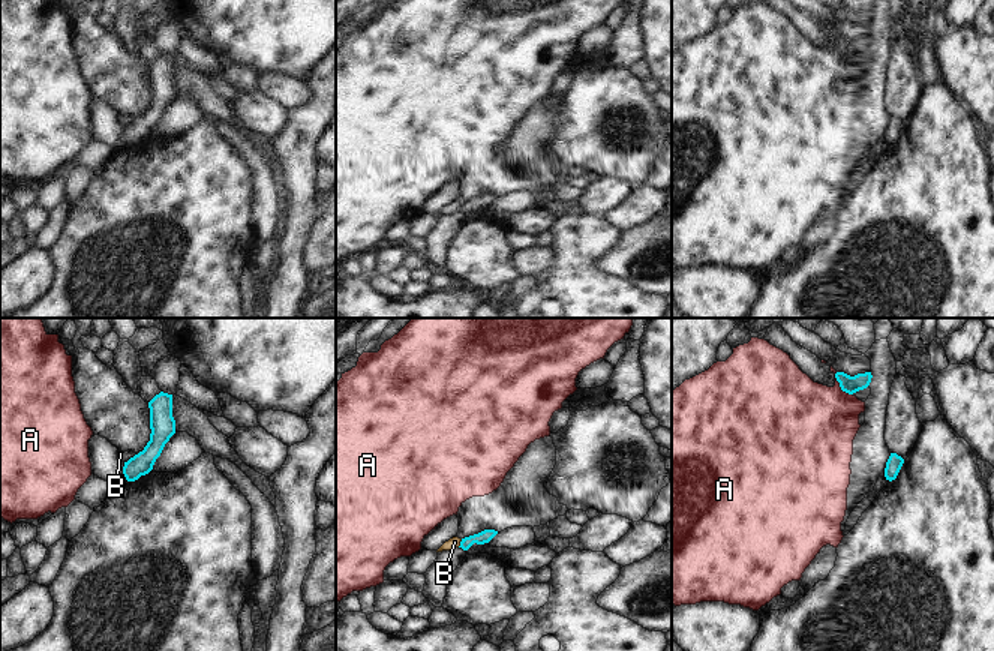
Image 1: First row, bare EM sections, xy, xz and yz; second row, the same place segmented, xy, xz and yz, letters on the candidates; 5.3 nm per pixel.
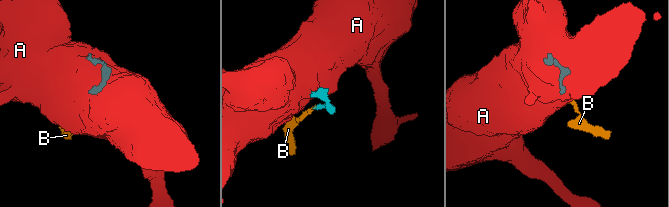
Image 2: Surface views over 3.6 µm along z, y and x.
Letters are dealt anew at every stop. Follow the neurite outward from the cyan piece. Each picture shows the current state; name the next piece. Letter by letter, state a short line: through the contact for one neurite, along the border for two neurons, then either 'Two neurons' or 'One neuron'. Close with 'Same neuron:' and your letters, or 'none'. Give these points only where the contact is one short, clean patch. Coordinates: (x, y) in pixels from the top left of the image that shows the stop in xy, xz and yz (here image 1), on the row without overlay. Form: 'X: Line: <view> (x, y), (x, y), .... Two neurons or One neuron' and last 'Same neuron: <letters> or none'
A: Line: yz (835, 41), (840, 51), (852, 59). Two neurons
B: Line: xz (462, 203), (458, 210). Two neurons
Same neuron: none.

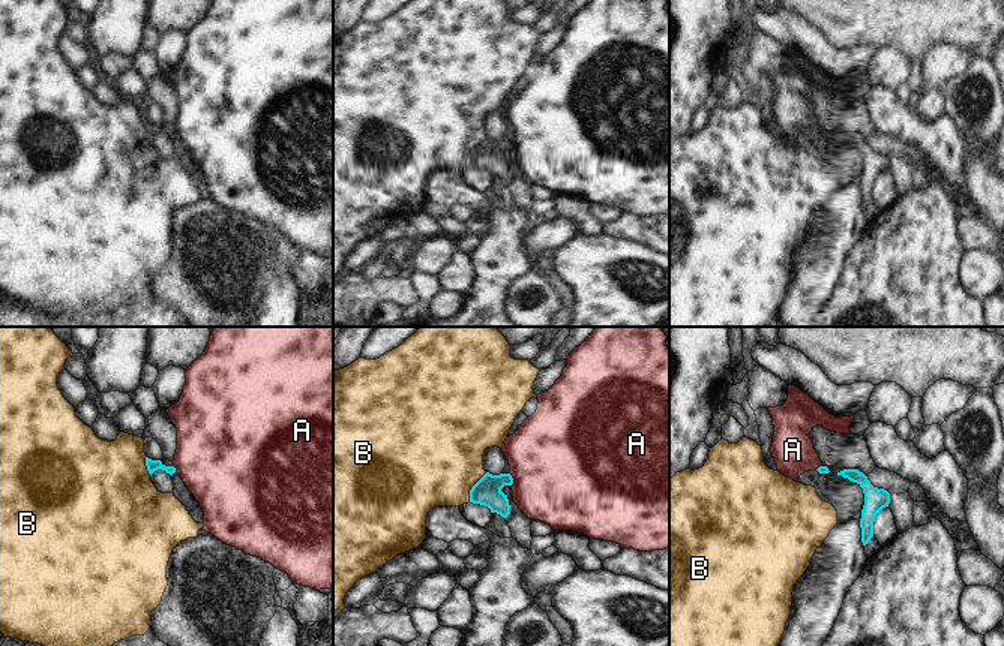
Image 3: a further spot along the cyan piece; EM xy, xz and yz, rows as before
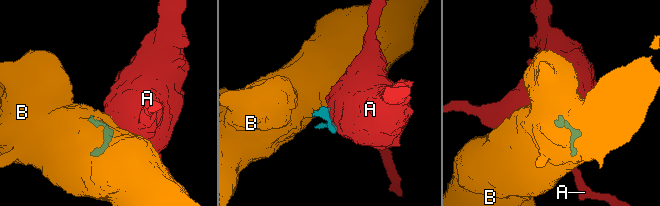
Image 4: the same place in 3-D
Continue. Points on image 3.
A: Line: xz (509, 138), (512, 149). Two neurons
B: Line: xz (486, 137), (471, 152), (468, 165). Two neurons
Same neuron: none.

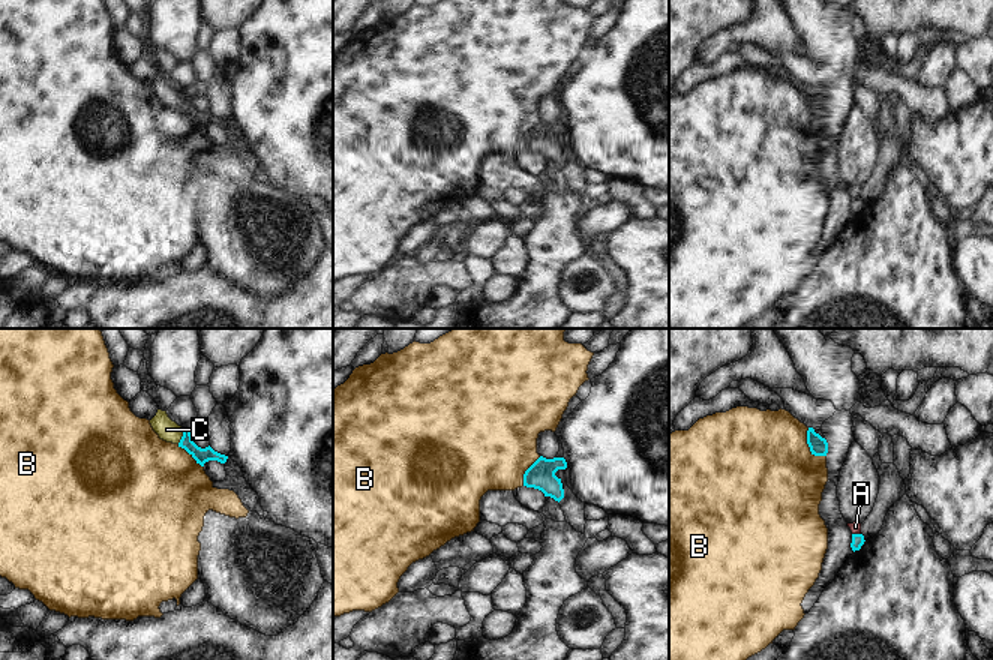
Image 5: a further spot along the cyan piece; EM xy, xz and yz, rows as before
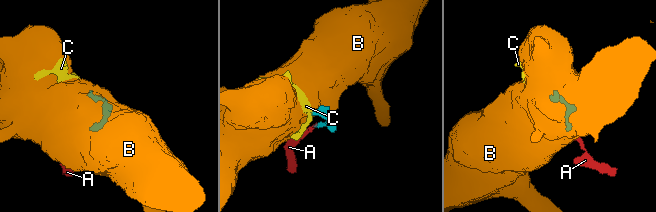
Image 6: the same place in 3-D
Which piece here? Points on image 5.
A: Line: yz (852, 197), (860, 198). Two neurons
B: Line: yz (807, 92), (809, 113), (815, 119), (825, 120). Two neurons
C: Line: xy (200, 119), (183, 99), (167, 93). One neuron
Same neuron: C.

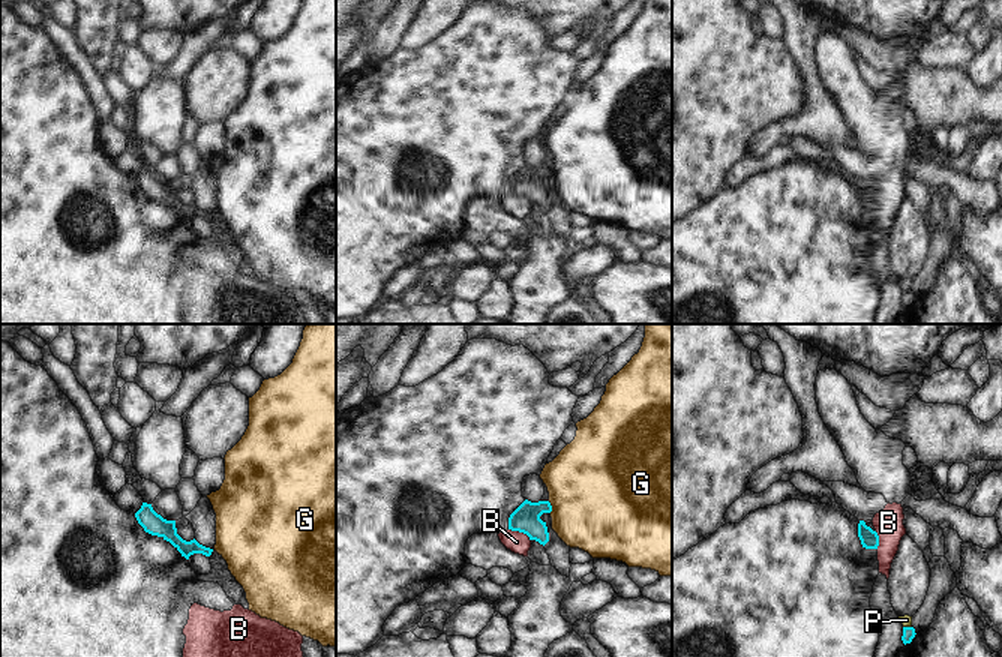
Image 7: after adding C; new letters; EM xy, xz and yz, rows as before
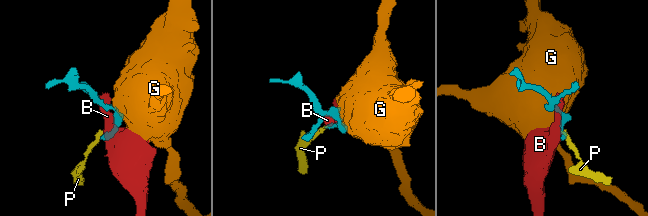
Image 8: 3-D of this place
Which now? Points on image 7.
B: Two neurons
G: Line: xz (548, 165), (551, 176). Two neurons
P: Line: yz (903, 290), (911, 291). Two neurons
Same neuron: none.

